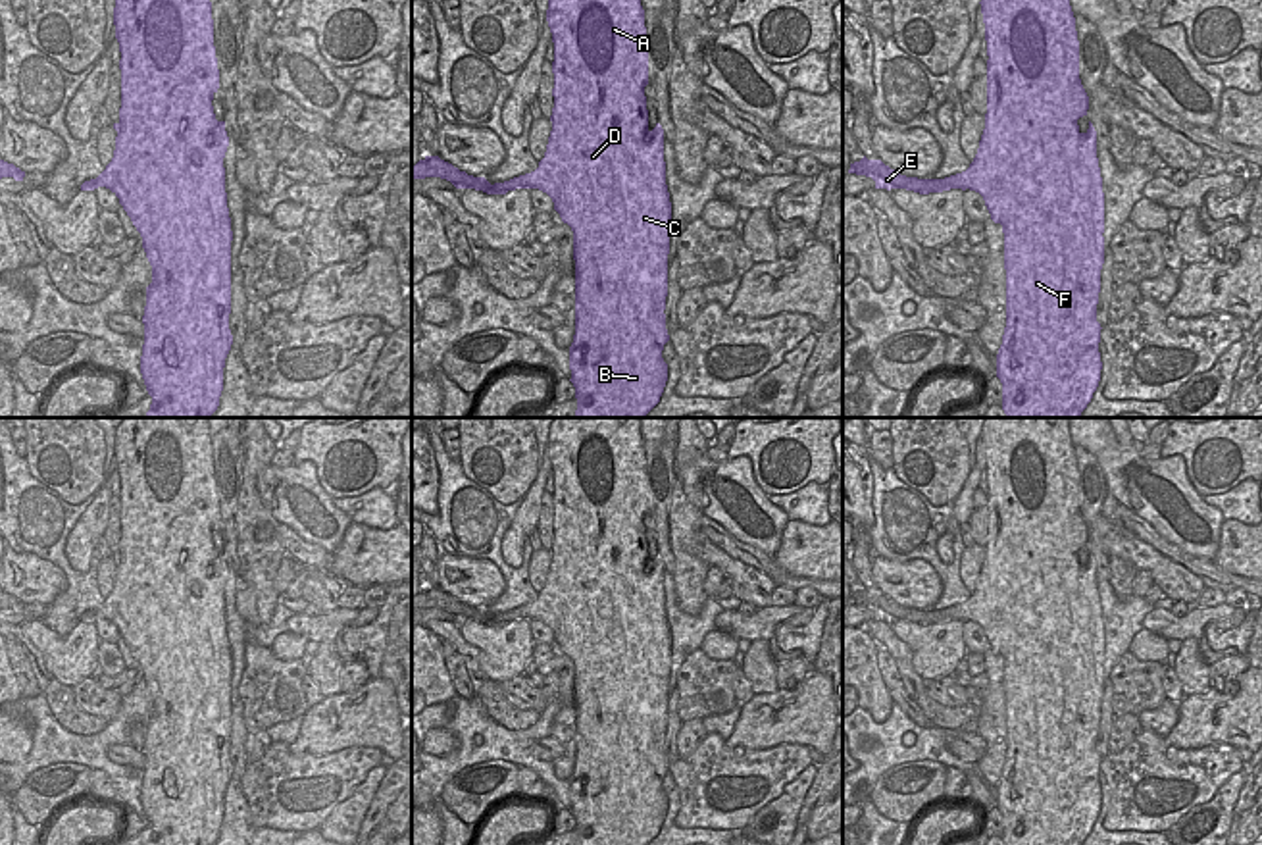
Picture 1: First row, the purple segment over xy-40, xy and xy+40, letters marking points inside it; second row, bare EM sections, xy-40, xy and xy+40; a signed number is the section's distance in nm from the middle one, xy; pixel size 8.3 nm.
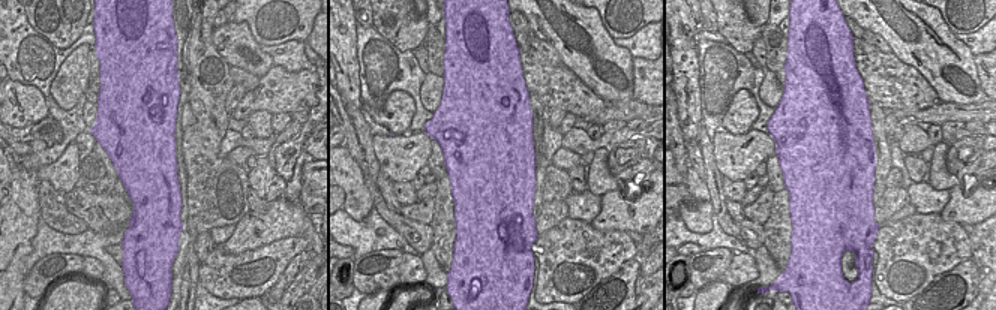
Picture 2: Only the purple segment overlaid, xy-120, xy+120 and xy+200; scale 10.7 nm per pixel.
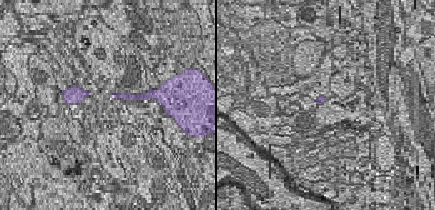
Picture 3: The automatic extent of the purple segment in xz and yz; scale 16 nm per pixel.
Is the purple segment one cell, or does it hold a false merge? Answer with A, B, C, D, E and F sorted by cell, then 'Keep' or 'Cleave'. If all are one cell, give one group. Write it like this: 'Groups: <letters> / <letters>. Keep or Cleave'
Groups: A B C D E F. Keep.

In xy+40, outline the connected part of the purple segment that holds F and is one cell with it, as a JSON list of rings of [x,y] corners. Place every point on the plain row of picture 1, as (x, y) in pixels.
[[[987,418],[981,425],[981,445],[987,472],[987,545],[985,560],[979,572],[977,585],[970,599],[962,604],[945,610],[918,610],[906,608],[885,597],[881,591],[868,591],[850,595],[848,604],[866,606],[875,612],[875,620],[906,620],[920,626],[943,624],[950,620],[970,620],[983,627],[985,637],[995,654],[1002,656],[1004,664],[1004,701],[1006,701],[1006,758],[1002,776],[997,785],[997,808],[1002,814],[1002,841],[1004,845],[1081,845],[1093,830],[1100,812],[1100,755],[1097,753],[1097,735],[1100,724],[1100,701],[1104,695],[1104,624],[1102,608],[1097,589],[1097,562],[1089,552],[1085,564],[1079,562],[1077,551],[1087,547],[1089,527],[1079,510],[1079,472],[1075,462],[1075,448],[1070,437],[1068,418],[1058,418],[1048,423],[1047,418]]]

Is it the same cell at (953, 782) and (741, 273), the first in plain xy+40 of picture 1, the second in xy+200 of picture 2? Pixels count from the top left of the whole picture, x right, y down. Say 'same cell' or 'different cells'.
same cell

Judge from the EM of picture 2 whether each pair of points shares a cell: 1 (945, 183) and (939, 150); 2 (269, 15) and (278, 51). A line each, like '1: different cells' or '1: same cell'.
1: same cell
2: different cells

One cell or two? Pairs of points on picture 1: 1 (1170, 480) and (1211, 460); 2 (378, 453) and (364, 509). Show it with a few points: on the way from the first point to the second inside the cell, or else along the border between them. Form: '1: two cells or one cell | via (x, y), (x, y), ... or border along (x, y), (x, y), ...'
1: two cells | border along (1161, 457), (1180, 455), (1186, 476), (1201, 497)
2: two cells | border along (391, 493), (372, 487), (358, 495), (333, 499)

